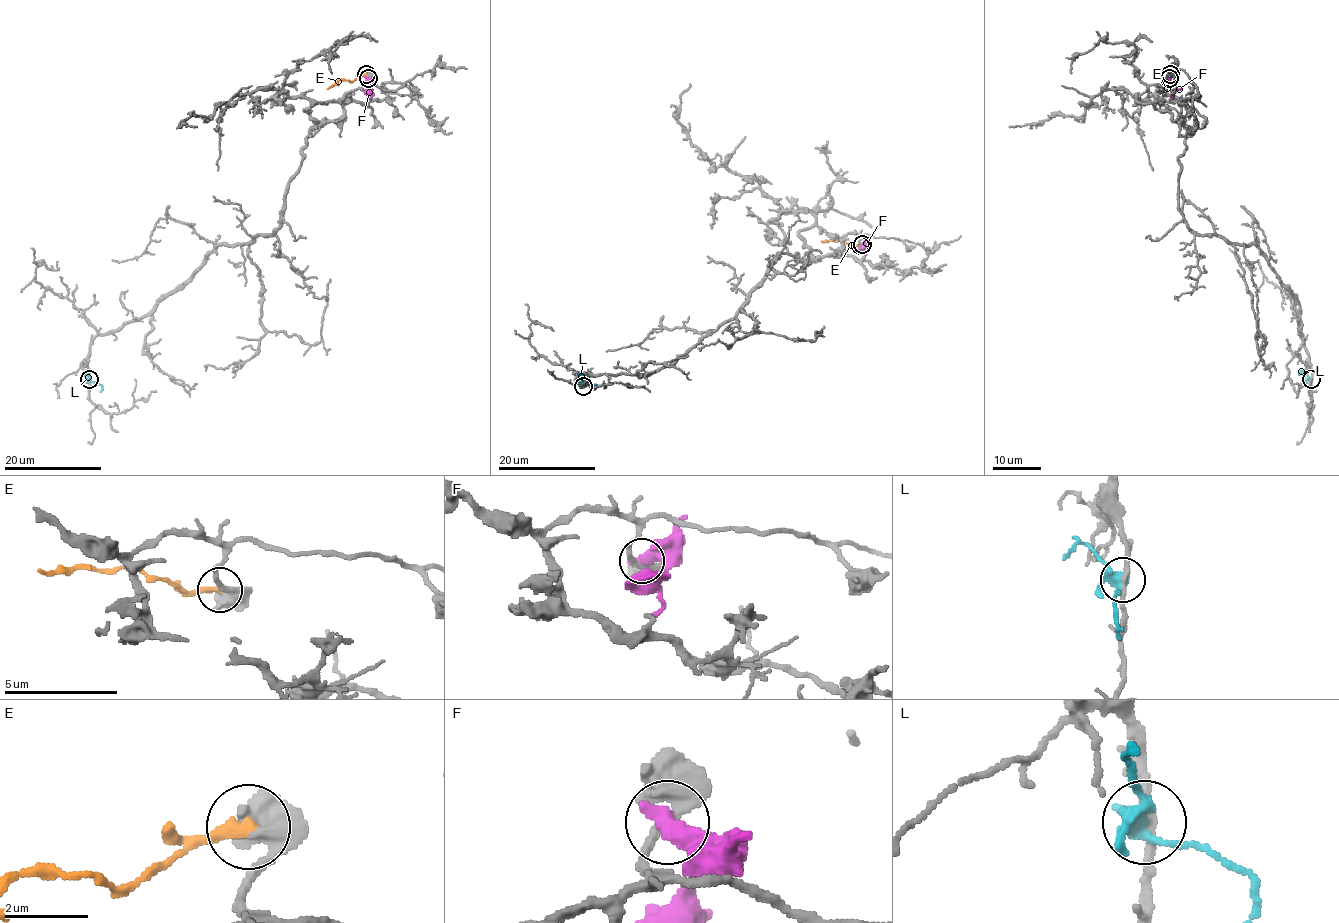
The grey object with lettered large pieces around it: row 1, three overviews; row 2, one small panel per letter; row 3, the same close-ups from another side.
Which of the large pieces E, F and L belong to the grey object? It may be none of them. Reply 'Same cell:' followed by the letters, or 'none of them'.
Same cell: E

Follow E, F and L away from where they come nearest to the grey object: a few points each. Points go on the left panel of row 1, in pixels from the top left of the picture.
E: (366, 74), (352, 81), (336, 81), (327, 88)
F: (368, 79), (372, 84), (370, 98)
L: (89, 379), (102, 386), (100, 392)

